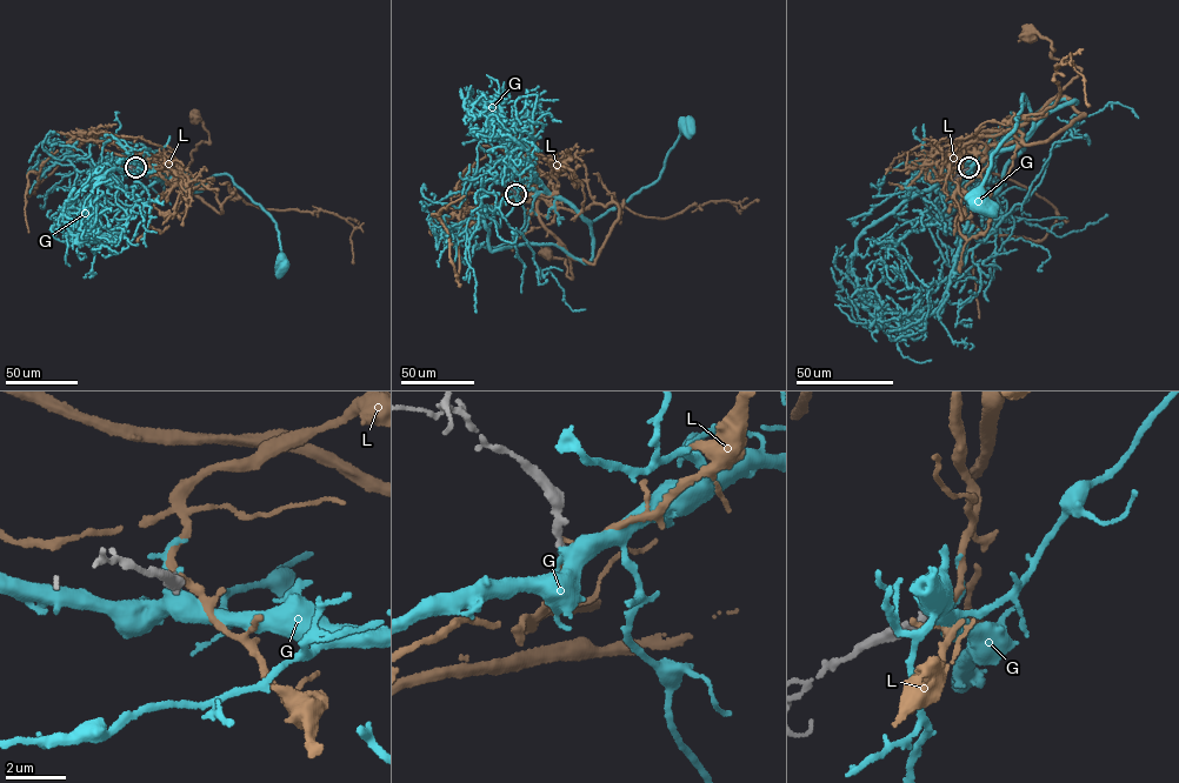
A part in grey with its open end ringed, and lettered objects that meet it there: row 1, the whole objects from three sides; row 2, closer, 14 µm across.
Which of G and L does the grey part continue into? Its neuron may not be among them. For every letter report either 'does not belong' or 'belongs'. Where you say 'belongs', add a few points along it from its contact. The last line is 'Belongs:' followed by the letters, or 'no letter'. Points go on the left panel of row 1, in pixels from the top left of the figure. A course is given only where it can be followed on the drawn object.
G: belongs; it runs (135, 167), (168, 174), (191, 193), (199, 192), (214, 175), (231, 176), (275, 225), (282, 262)
L: does not belong
Belongs: G

